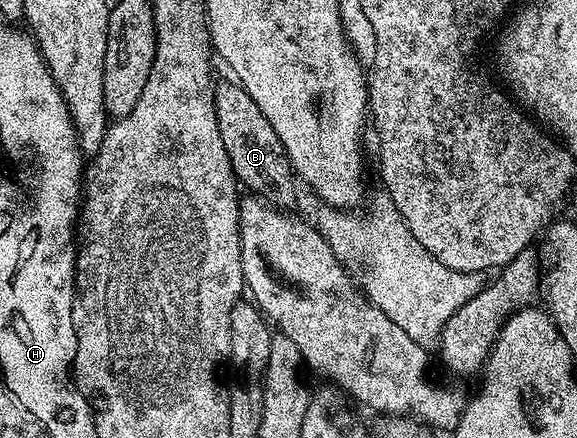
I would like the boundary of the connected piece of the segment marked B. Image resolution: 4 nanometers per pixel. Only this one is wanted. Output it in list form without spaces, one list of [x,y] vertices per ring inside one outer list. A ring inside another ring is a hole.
[[[219,79],[214,89],[214,113],[217,115],[217,129],[221,129],[221,141],[225,144],[225,153],[229,153],[231,168],[236,180],[244,188],[248,187],[252,196],[261,198],[272,207],[291,209],[295,203],[295,183],[297,176],[291,170],[291,162],[281,145],[281,137],[277,137],[273,125],[265,121],[265,113],[261,112],[260,106],[251,98],[248,91],[233,79]]]

